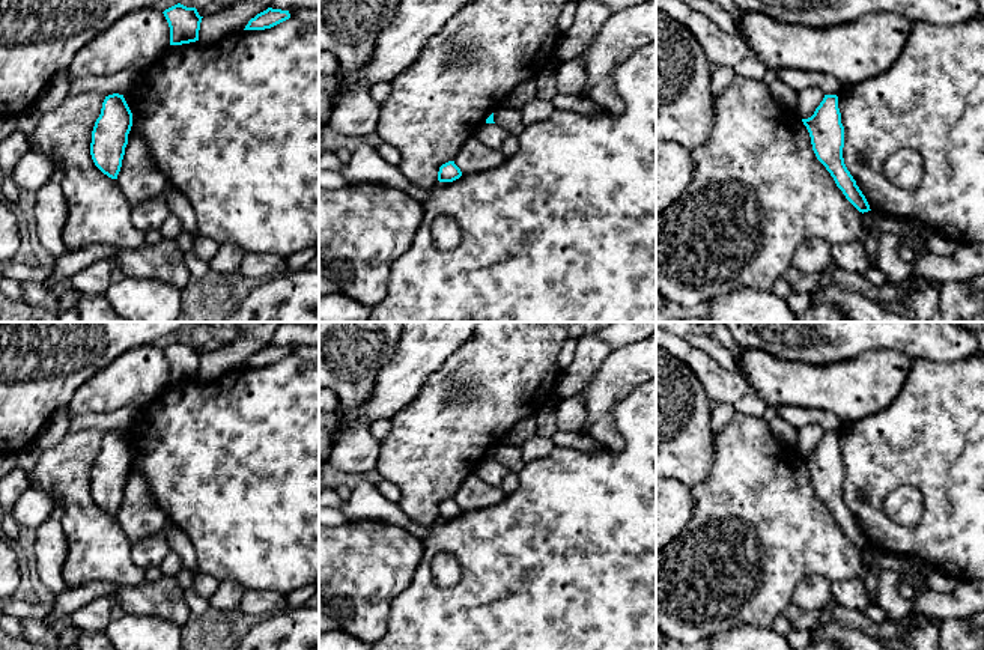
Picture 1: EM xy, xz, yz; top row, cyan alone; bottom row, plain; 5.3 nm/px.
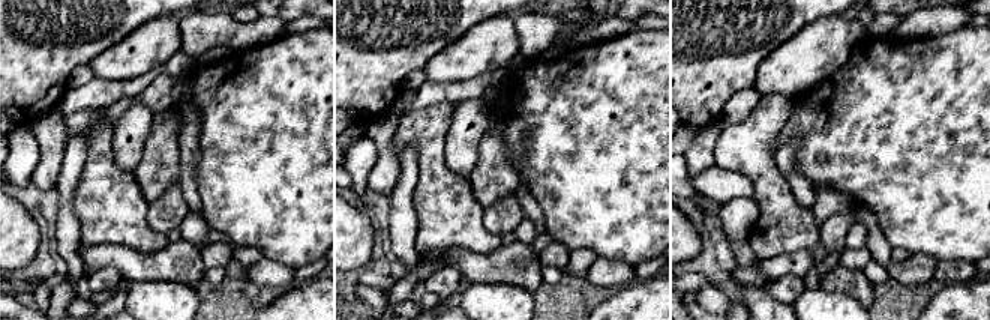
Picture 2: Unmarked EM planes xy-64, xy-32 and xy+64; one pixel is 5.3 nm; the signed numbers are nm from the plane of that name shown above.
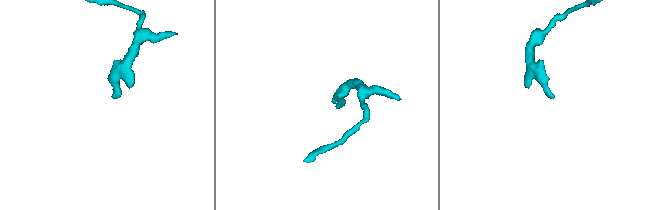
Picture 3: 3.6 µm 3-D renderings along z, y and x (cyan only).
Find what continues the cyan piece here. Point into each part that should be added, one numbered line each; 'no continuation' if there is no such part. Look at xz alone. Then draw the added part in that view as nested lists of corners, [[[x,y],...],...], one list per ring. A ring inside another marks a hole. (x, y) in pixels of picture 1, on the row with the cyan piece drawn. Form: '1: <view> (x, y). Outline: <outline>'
1: xz (510, 119). Outline: [[[500,107],[494,113],[494,122],[506,128],[510,132],[510,135],[521,135],[525,129],[525,125],[522,123],[521,110]]]

